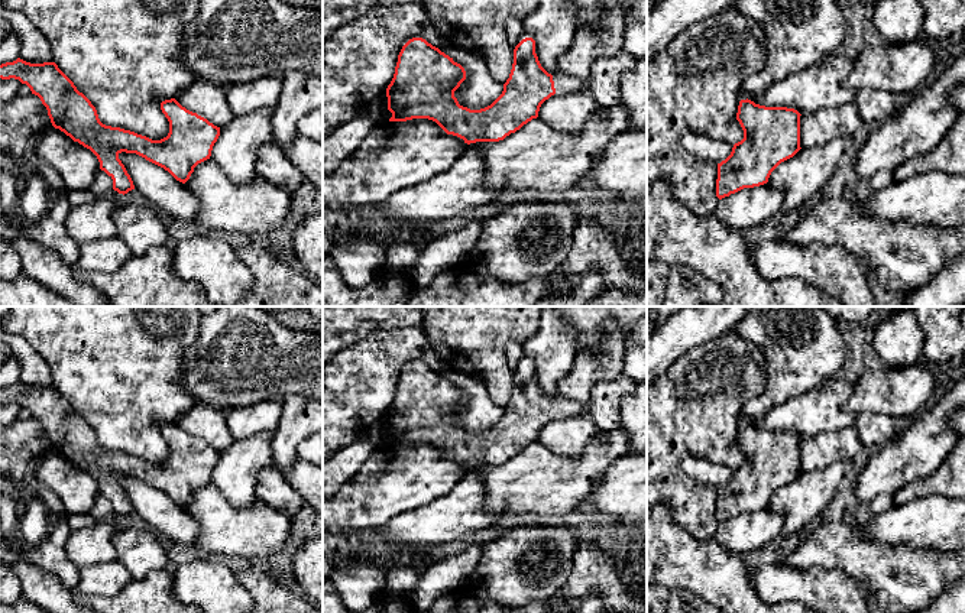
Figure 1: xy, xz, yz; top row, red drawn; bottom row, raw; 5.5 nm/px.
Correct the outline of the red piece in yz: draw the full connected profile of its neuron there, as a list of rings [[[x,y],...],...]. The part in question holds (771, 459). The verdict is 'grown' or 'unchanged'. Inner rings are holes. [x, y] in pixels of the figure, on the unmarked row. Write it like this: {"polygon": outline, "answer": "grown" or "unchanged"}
{"polygon": [[[741,424],[736,444],[744,463],[718,487],[716,520],[768,506],[771,496],[800,471],[800,437],[787,431],[765,431]]], "answer": "unchanged"}

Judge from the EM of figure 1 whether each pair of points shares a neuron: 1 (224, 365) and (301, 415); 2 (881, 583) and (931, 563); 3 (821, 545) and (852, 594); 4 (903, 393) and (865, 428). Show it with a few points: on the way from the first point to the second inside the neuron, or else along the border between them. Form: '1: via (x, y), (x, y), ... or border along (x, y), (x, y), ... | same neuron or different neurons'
1: border along (307, 398), (287, 396), (282, 402) | different neurons
2: via (893, 580), (907, 580), (919, 574) | same neuron
3: border along (802, 570), (810, 567), (842, 570), (867, 586) | different neurons
4: border along (857, 414), (883, 412), (900, 418) | different neurons

